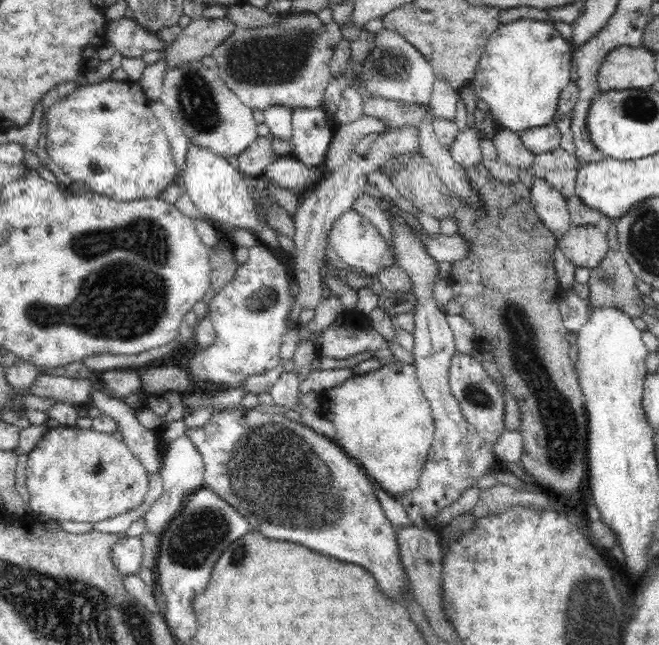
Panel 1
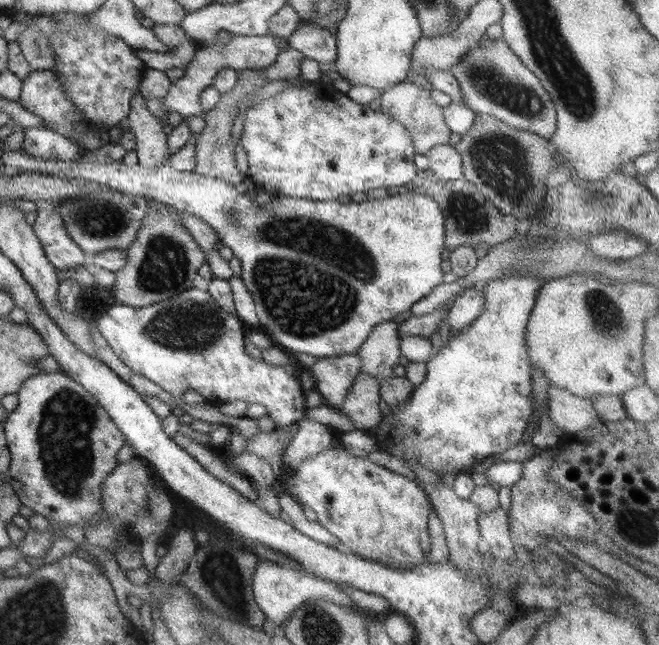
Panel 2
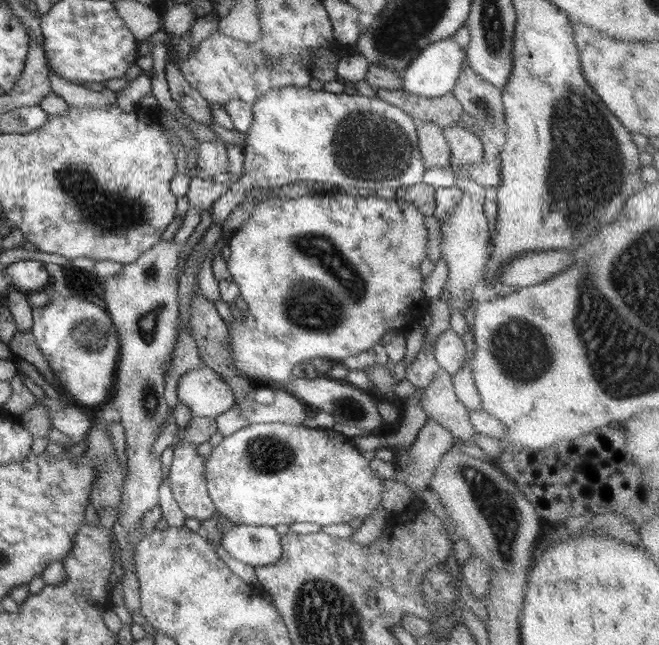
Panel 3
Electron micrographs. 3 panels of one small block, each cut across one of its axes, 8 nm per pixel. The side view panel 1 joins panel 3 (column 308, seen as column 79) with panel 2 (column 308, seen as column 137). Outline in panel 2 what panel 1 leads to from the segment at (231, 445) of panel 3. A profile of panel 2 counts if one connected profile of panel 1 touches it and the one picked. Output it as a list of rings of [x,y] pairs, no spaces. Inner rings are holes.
[[[335,439],[332,447],[314,455],[313,457],[308,457],[308,459],[302,461],[300,465],[296,467],[288,467],[282,471],[282,475],[278,475],[276,480],[280,482],[280,486],[284,488],[285,494],[290,494],[292,498],[296,498],[303,507],[312,508],[317,514],[317,521],[329,530],[341,543],[341,546],[353,554],[360,555],[361,557],[370,559],[374,562],[380,563],[384,566],[396,568],[396,569],[414,569],[418,565],[424,563],[424,561],[429,558],[430,544],[428,534],[428,521],[430,518],[430,512],[432,511],[432,506],[426,491],[419,485],[418,481],[412,481],[407,477],[404,477],[398,473],[394,473],[386,467],[380,466],[374,462],[371,462],[367,457],[356,457],[350,452],[346,451],[344,447]]]

